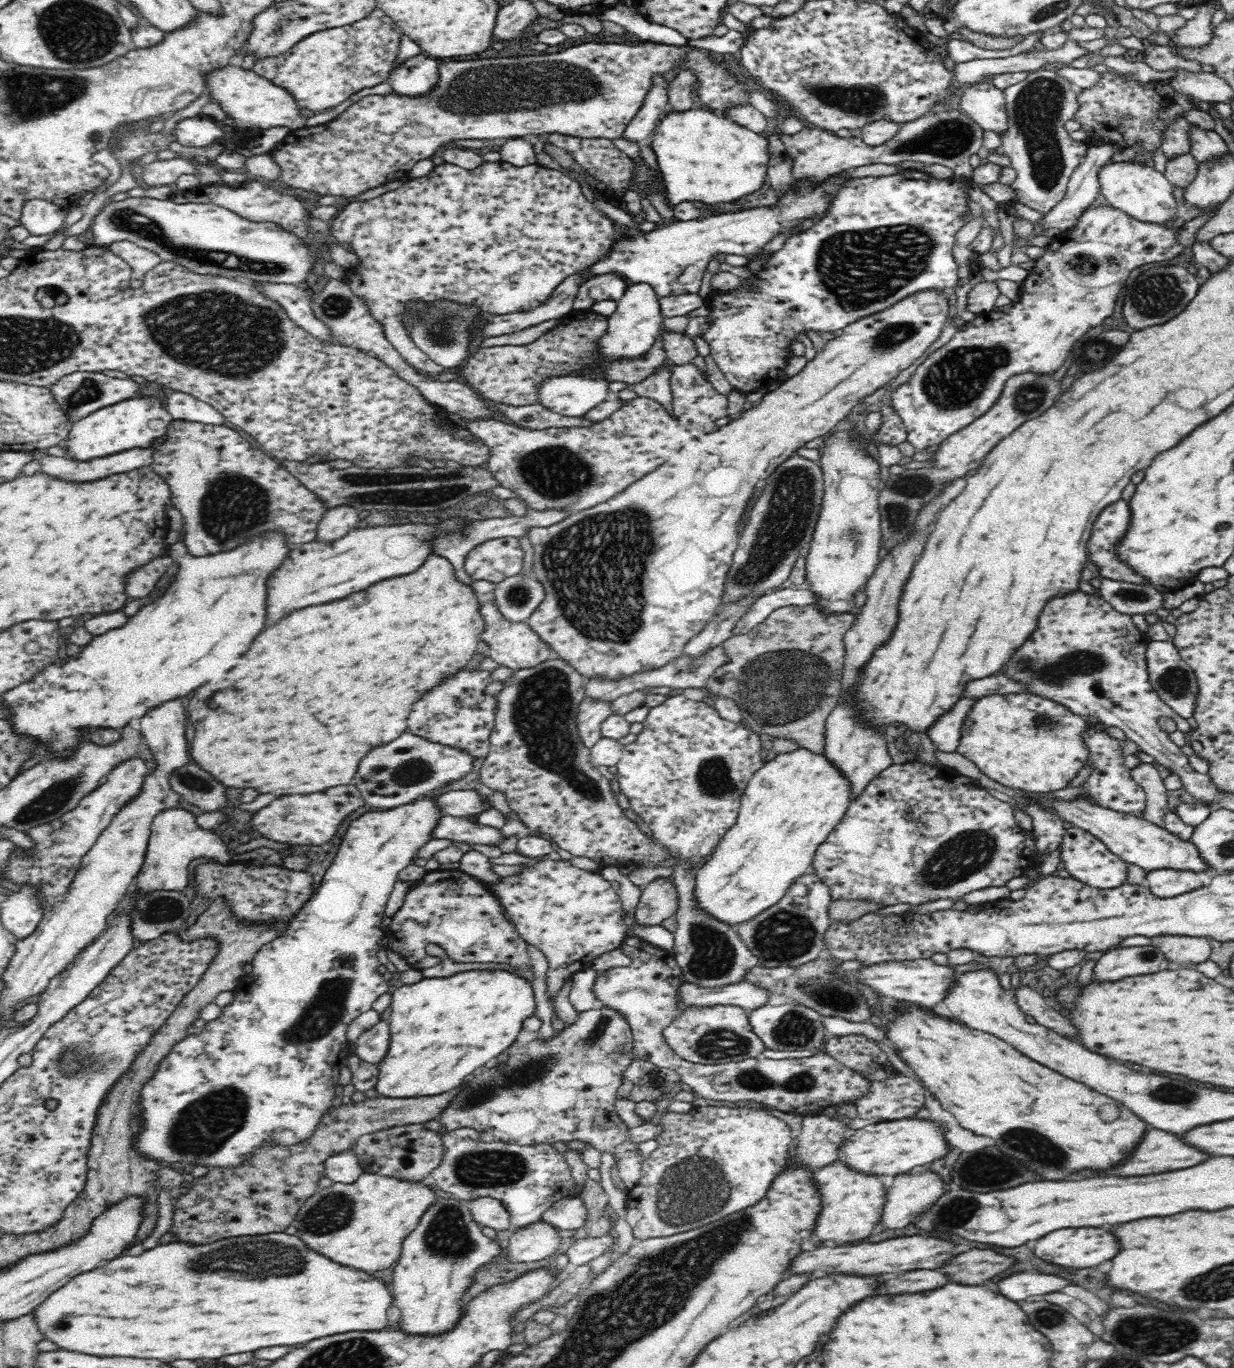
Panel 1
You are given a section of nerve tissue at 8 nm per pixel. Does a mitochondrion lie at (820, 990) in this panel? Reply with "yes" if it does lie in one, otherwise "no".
yes

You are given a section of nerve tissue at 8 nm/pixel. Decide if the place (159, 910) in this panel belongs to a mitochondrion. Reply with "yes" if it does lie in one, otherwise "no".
yes

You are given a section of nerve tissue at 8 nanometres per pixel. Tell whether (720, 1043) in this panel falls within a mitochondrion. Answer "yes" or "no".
yes

